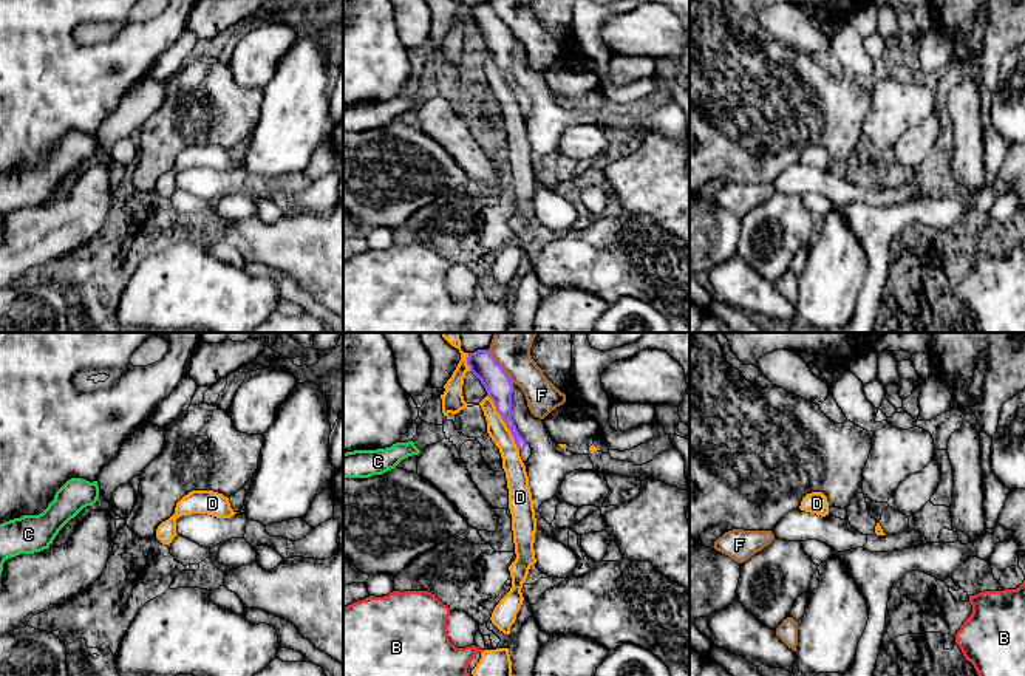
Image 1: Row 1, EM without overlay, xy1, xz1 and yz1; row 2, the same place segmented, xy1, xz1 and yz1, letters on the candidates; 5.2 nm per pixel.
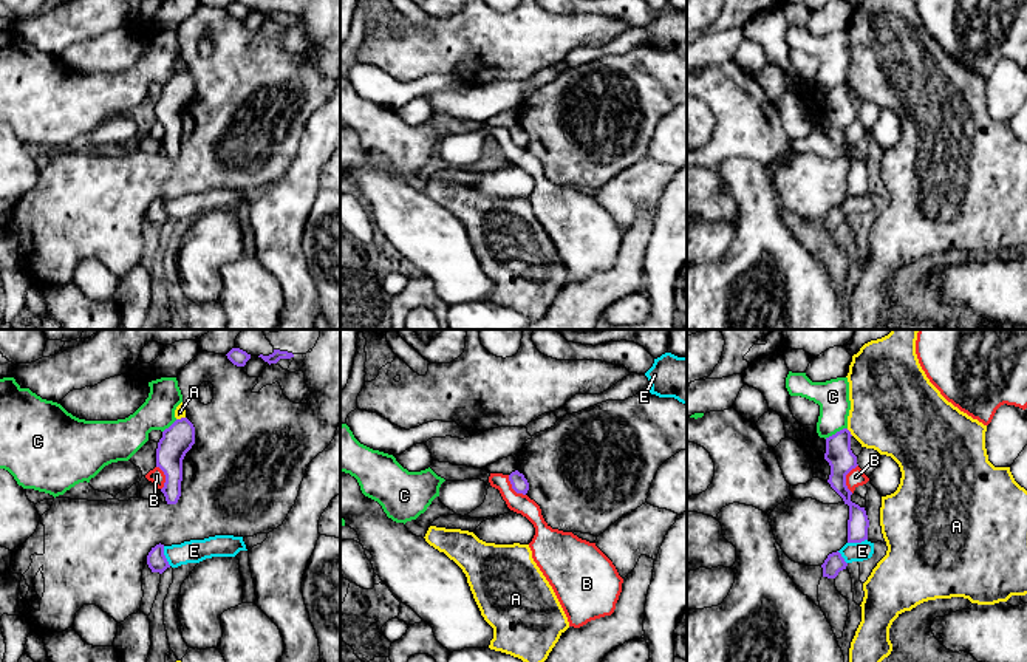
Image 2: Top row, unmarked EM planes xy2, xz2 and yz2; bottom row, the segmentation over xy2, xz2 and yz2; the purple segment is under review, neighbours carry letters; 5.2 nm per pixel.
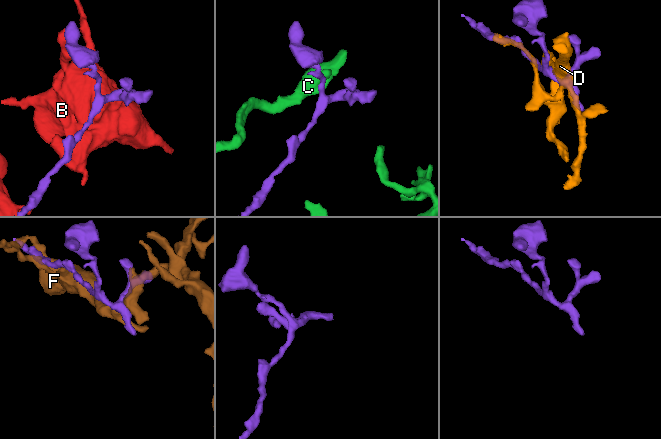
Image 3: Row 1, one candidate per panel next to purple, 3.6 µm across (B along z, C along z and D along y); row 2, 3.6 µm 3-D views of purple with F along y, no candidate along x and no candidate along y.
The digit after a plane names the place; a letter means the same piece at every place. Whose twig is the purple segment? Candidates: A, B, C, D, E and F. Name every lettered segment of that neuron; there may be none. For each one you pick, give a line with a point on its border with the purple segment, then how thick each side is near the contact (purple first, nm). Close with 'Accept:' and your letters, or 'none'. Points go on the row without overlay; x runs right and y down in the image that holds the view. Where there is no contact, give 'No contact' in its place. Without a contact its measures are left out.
Accept: none

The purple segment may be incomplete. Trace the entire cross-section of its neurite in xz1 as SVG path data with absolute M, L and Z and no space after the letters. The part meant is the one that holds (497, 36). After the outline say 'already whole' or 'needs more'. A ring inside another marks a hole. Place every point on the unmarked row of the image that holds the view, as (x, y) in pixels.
M478 3L470 6L467 11L467 19L484 39L487 50L493 54L496 65L501 68L502 74L513 90L515 97L519 104L519 110L526 119L532 108L532 102L530 97L527 97L526 93L519 88L512 73L513 36L510 29L496 15L489 3Z | needs more

